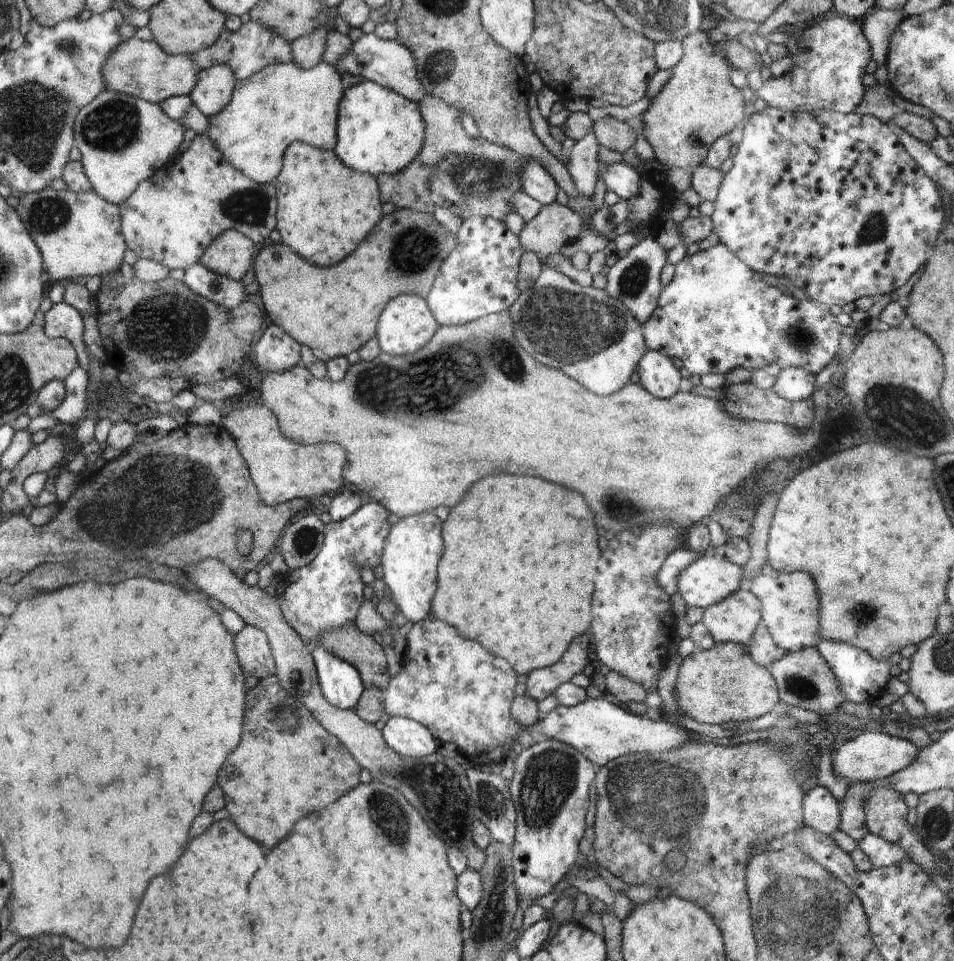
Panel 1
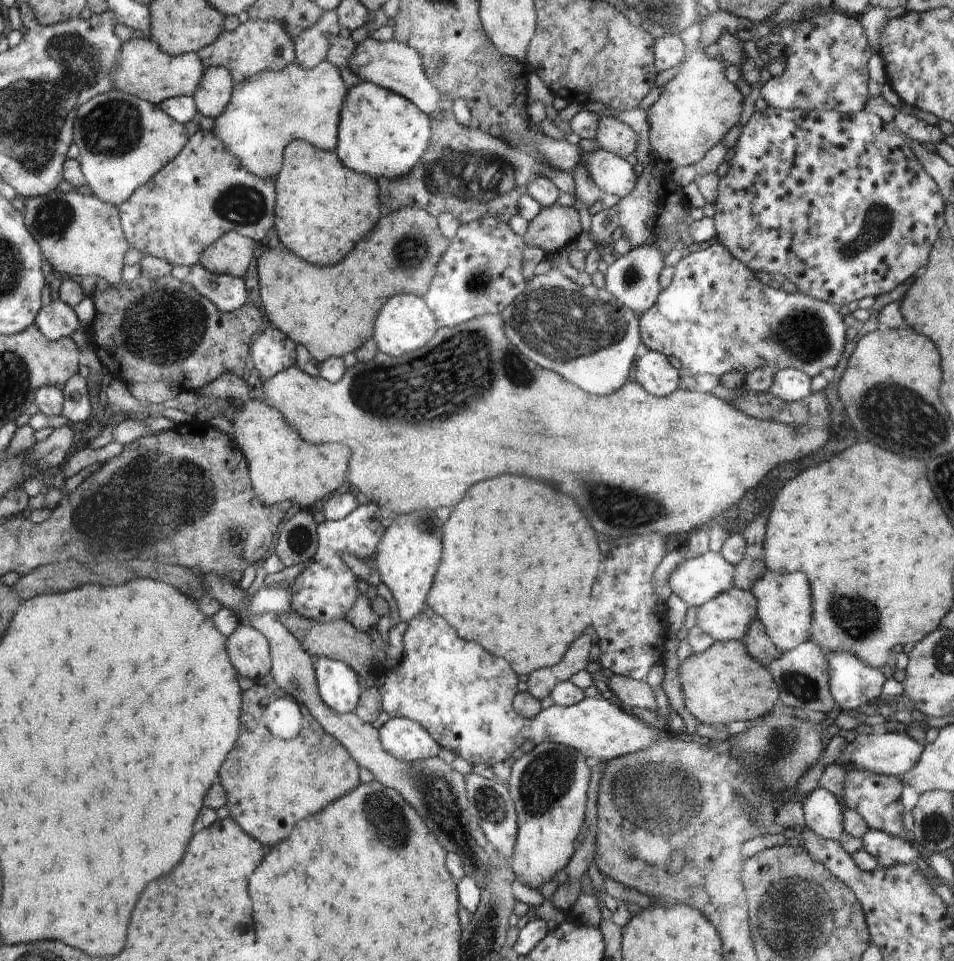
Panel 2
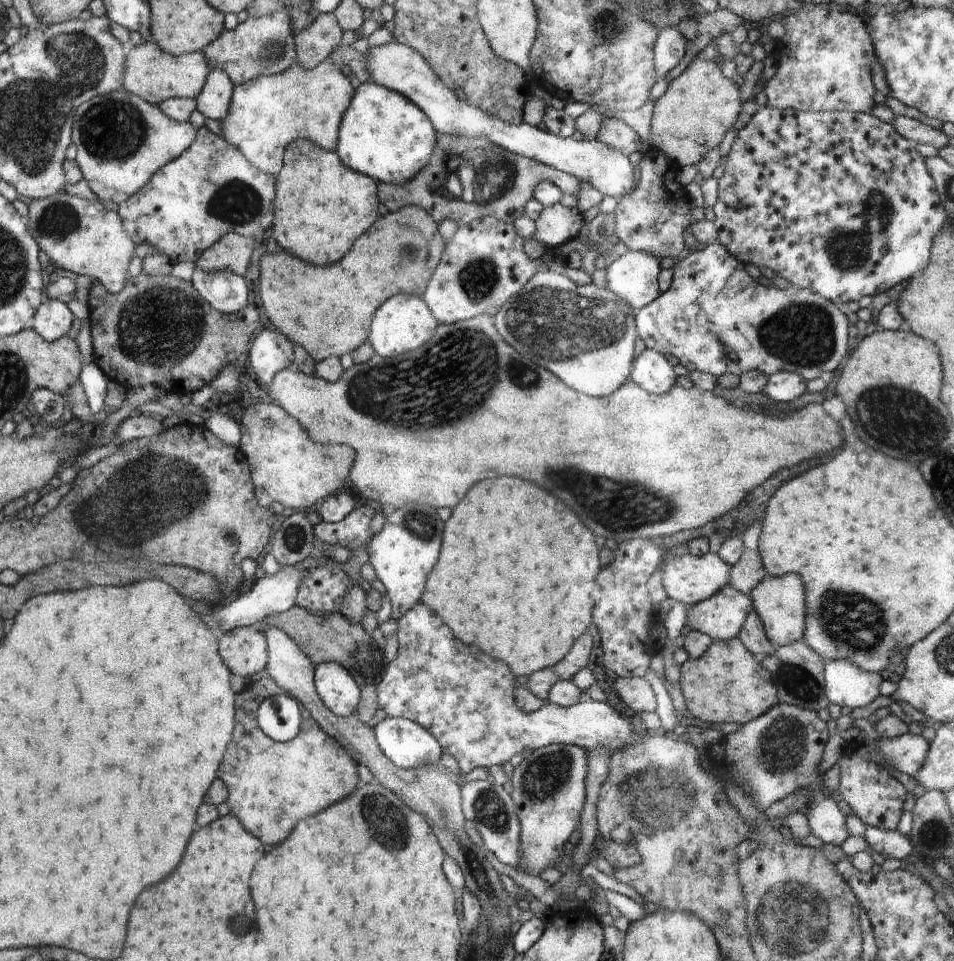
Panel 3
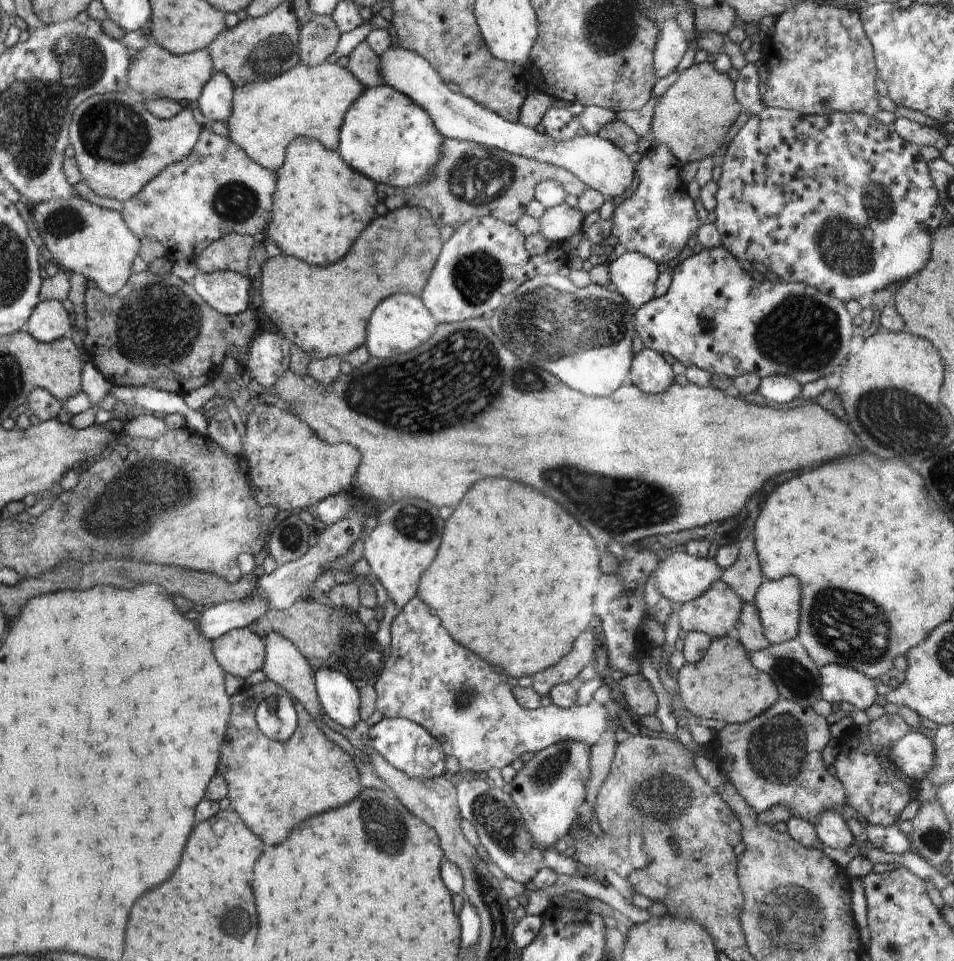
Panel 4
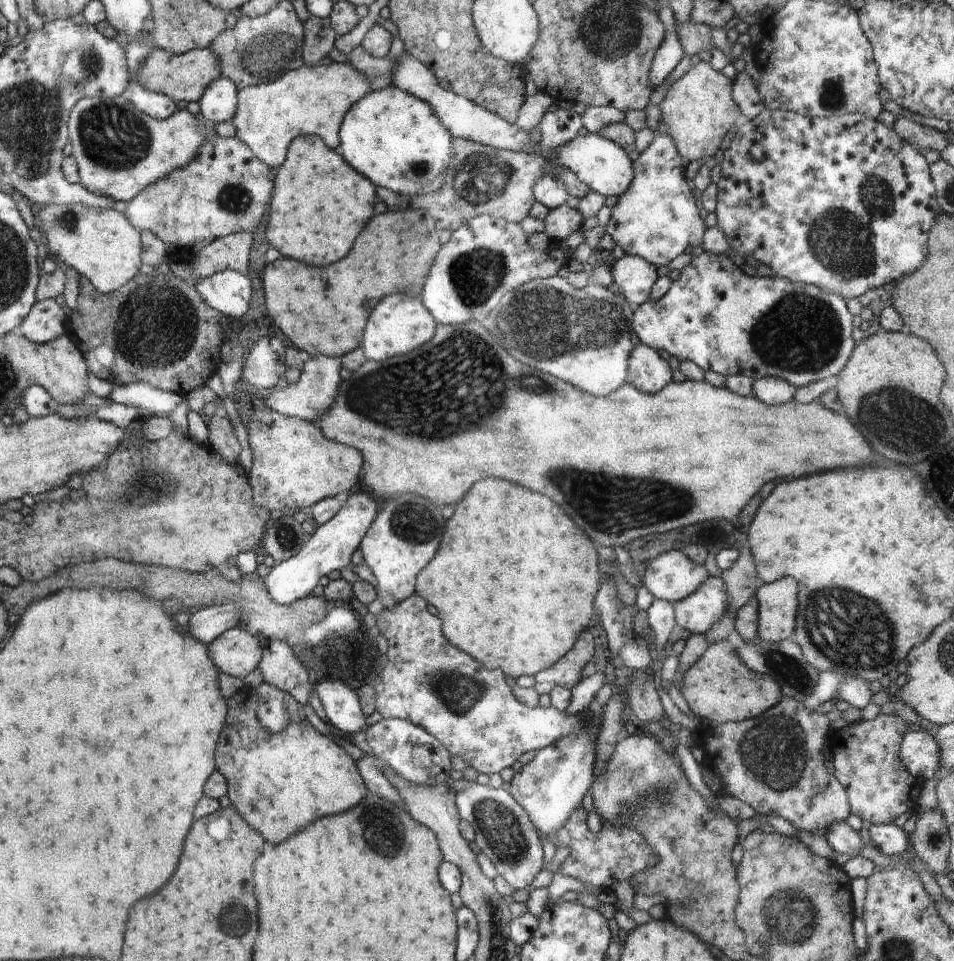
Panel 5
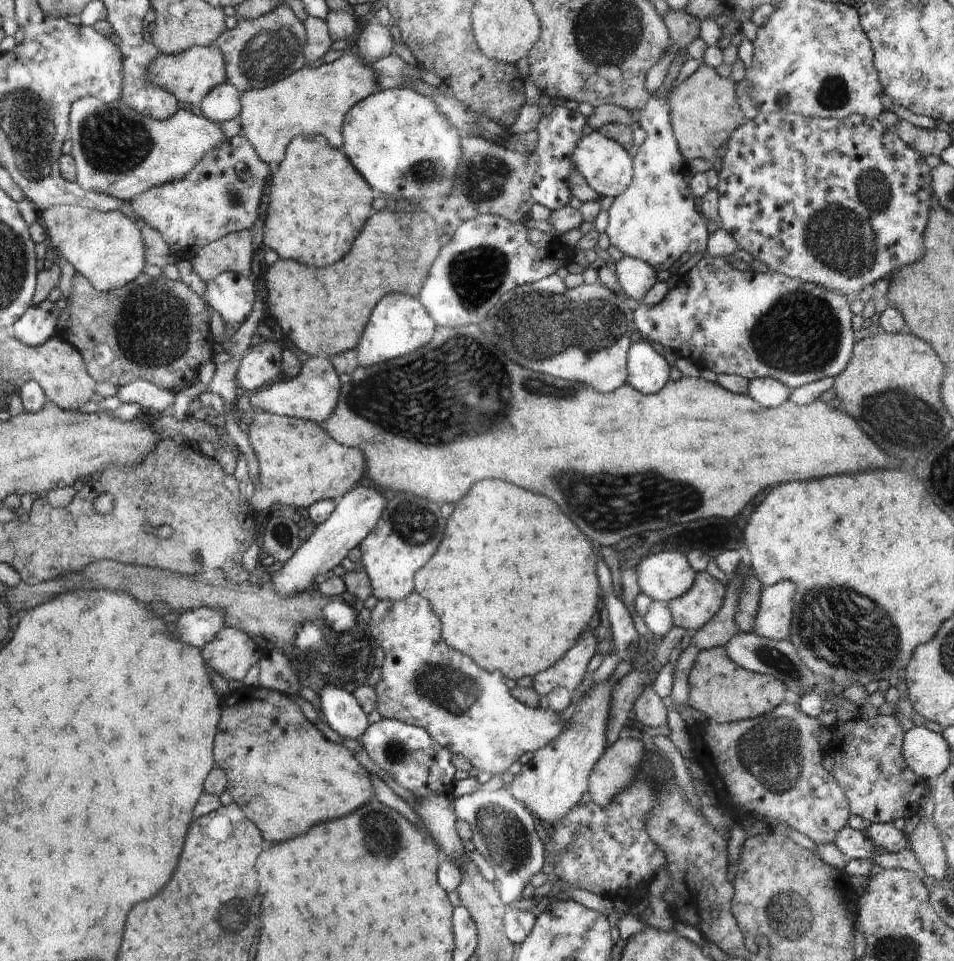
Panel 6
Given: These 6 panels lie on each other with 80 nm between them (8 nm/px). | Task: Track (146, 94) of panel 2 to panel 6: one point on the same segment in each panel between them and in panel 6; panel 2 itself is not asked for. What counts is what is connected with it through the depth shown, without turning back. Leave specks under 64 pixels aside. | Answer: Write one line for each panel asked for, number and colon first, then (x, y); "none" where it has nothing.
3: (151, 73)
4: (155, 73)
5: (185, 78)
6: (190, 75)

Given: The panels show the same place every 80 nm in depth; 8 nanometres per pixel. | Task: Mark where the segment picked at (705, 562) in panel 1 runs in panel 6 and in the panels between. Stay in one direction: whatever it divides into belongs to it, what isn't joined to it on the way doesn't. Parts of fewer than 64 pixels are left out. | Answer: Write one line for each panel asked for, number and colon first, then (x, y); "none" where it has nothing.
2: (698, 579)
3: (690, 579)
4: (680, 577)
5: (672, 576)
6: (664, 576)

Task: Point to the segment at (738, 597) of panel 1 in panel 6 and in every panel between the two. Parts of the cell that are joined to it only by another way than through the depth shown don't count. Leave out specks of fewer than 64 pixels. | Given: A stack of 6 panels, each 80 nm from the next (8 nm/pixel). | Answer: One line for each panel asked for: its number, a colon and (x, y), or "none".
2: (727, 617)
3: (721, 616)
4: (715, 613)
5: (698, 612)
6: (692, 610)

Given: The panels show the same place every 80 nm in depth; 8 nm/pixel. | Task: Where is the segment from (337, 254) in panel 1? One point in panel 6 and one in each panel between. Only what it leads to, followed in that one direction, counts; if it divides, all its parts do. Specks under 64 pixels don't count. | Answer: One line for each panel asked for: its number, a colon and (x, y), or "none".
2: (323, 208)
3: (323, 206)
4: (315, 181)
5: (320, 205)
6: (318, 203)

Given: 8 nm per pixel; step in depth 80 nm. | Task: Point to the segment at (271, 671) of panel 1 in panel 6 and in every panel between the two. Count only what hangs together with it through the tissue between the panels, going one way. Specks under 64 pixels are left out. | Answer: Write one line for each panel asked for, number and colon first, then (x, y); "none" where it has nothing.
2: (250, 650)
3: (246, 650)
4: (241, 651)
5: (237, 652)
6: (231, 653)

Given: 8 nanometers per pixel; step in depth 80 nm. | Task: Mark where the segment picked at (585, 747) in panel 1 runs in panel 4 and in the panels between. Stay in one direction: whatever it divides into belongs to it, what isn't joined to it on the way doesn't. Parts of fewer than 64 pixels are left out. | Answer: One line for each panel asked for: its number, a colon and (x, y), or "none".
2: (461, 694)
3: (456, 692)
4: (465, 703)

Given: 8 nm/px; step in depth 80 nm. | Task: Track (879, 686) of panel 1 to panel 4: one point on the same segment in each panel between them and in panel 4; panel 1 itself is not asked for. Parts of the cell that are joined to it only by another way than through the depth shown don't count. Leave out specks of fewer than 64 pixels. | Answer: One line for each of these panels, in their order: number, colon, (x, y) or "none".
2: (852, 682)
3: (846, 684)
4: (839, 683)

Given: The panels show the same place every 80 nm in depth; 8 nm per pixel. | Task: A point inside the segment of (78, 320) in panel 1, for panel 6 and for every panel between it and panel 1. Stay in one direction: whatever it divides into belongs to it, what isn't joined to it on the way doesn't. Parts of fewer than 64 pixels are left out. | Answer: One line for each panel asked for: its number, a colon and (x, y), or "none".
2: (57, 320)
3: (53, 319)
4: (49, 321)
5: (45, 322)
6: (36, 326)

